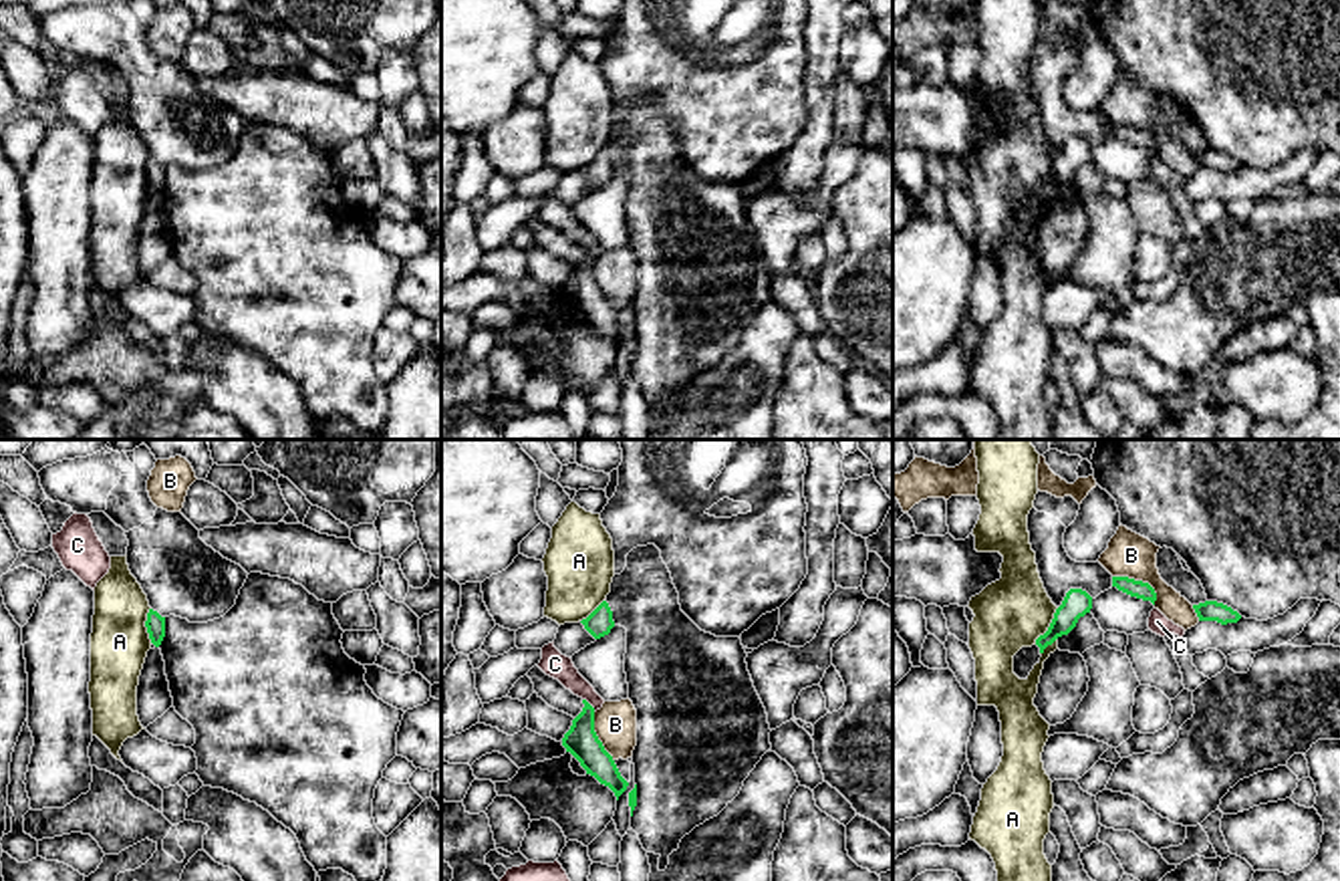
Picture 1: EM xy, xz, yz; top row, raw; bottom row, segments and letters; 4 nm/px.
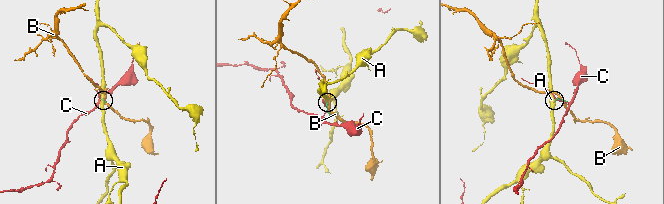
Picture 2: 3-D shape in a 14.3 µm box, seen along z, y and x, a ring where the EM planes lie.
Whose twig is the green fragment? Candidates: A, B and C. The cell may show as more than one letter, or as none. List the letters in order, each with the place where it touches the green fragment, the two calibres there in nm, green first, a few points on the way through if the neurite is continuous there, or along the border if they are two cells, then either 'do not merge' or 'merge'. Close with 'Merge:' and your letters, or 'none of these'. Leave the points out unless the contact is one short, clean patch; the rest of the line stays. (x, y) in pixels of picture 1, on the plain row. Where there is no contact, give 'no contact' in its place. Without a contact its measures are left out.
A: yz (1050, 174) | 110/280 nm | along yz (1058, 156), (1050, 174), (1034, 192) | do not merge
B: yz (1141, 130) | 70/180 nm | do not merge
C: xz (589, 253) | 140/100 nm | do not merge
Merge: none of these

